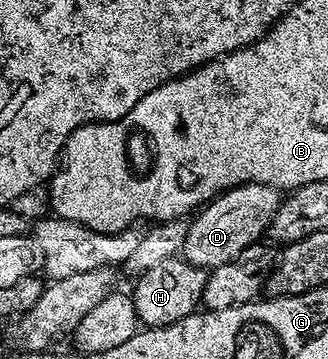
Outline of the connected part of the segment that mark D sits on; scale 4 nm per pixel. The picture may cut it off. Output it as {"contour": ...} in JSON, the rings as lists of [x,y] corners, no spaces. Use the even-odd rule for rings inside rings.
{"contour":[[[244,183],[216,196],[189,222],[182,250],[183,262],[192,267],[211,269],[239,259],[247,252],[250,244],[257,242],[267,232],[281,200],[281,192],[261,183]]]}

